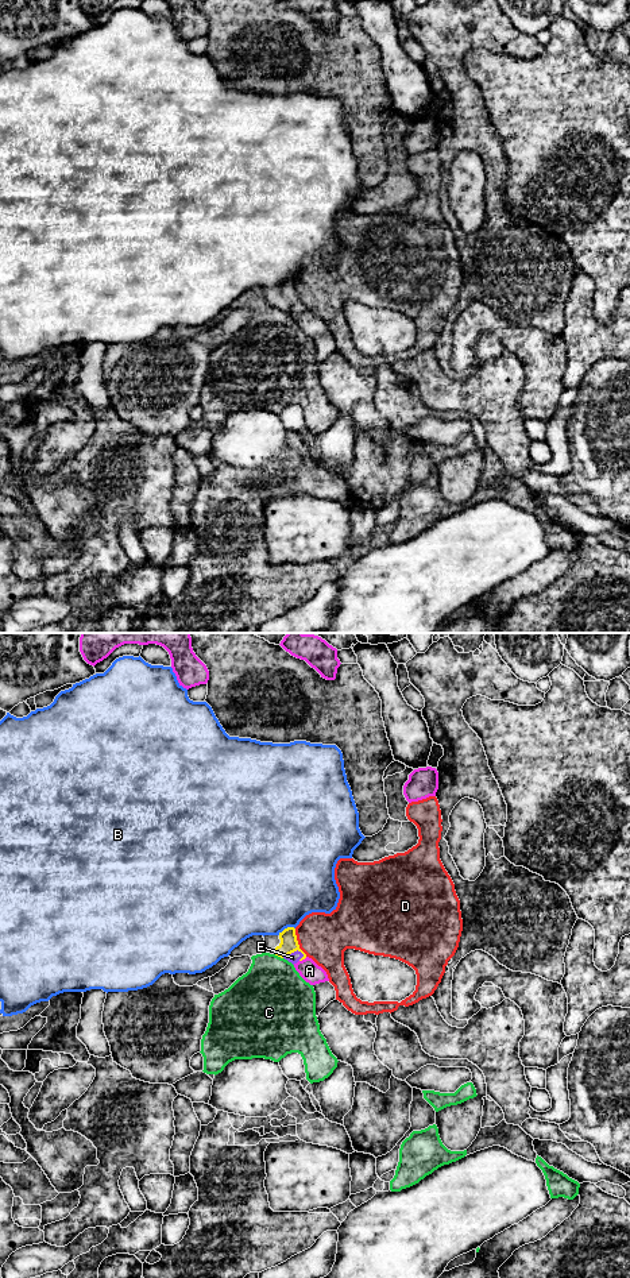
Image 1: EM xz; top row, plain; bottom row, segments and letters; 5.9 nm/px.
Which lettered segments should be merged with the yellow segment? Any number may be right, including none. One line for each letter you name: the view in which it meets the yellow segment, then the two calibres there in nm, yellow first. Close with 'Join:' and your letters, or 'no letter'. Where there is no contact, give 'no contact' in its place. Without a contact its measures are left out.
E: meets yellow in xz; 110 nm thick on the yellow side, 70 nm on the other
Join: E

